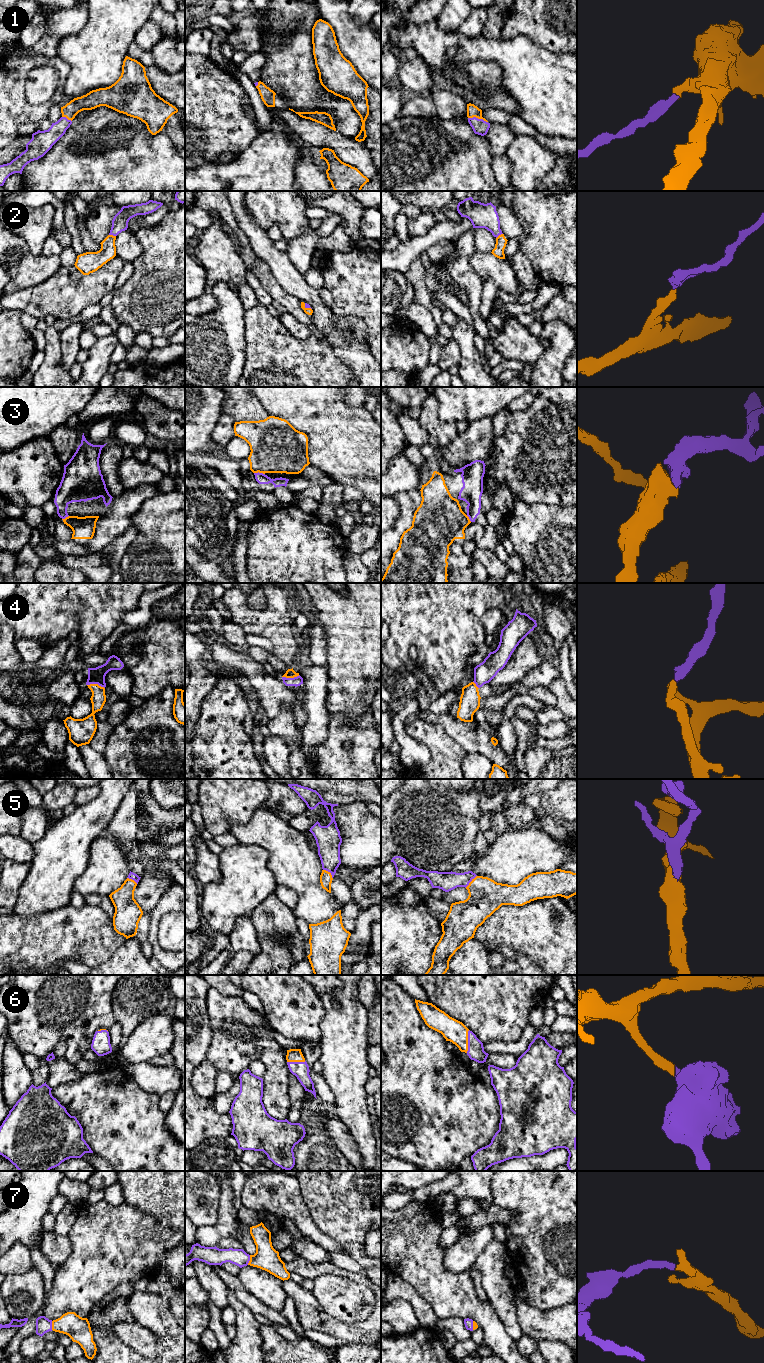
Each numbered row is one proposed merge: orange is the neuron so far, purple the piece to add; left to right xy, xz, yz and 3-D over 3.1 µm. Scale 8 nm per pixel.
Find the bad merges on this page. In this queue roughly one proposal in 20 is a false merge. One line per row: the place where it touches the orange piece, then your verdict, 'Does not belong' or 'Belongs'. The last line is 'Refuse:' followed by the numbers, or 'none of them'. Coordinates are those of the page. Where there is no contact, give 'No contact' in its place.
1: Touches orange at yz (478, 118). Belongs
2: Touches orange at xy (112, 235). Belongs
3: Touches orange at xz (259, 472). Belongs
4: Touches orange at xy (96, 684). Belongs
5: Touches orange at yz (471, 881). Belongs
6: Touches orange at yz (467, 1041). Belongs
7: Touches orange at xz (250, 1260). Belongs
Refuse: none of them

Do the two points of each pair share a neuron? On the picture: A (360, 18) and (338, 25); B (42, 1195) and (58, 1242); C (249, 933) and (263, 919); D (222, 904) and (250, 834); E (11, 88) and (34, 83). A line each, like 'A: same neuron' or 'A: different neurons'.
A: different neurons
B: different neurons
C: different neurons
D: different neurons
E: different neurons

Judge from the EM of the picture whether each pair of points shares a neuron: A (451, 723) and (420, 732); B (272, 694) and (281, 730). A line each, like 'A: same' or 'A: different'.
A: different
B: different

